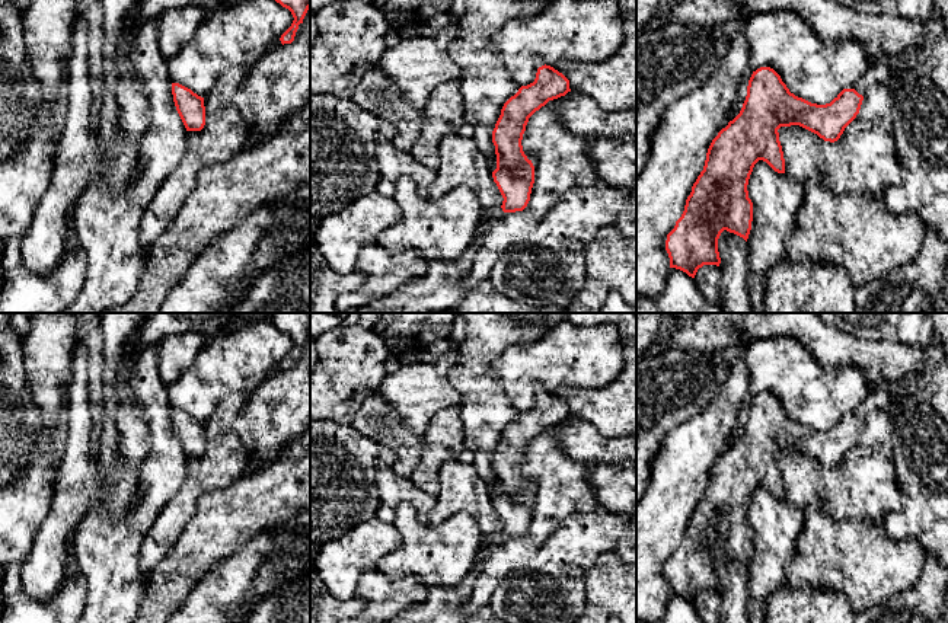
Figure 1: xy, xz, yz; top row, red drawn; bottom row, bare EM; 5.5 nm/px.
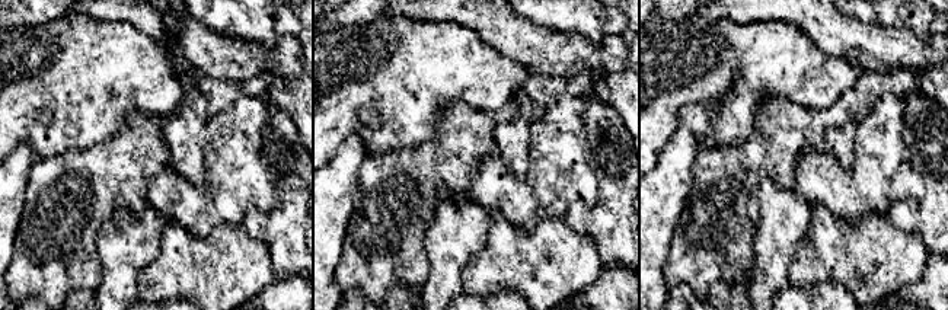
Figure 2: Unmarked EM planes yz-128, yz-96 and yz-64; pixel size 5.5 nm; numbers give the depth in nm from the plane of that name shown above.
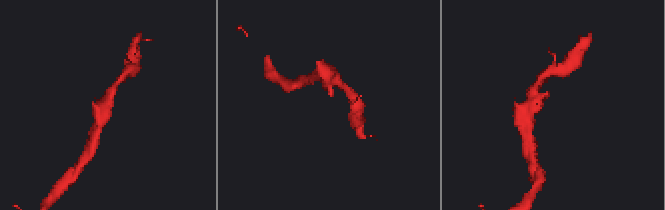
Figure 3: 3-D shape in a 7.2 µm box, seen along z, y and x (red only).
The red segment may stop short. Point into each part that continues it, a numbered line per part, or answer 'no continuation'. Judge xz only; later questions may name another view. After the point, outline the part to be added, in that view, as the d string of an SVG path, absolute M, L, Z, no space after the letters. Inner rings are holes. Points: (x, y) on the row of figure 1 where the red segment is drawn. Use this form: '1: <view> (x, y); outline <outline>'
1: xz (490, 214); outline M501 207L483 210L483 214L481 217L481 224L478 227L478 234L482 236L489 229L489 223L495 218L502 217L504 214L505 213L502 211Z

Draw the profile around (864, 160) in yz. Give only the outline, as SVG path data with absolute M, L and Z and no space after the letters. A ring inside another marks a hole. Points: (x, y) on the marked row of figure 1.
M877 83L868 87L859 114L834 143L824 141L799 125L781 127L778 132L785 159L785 173L801 185L815 179L834 194L868 194L881 199L887 186L903 185L906 178L906 167L900 163L896 150L894 114L890 84Z

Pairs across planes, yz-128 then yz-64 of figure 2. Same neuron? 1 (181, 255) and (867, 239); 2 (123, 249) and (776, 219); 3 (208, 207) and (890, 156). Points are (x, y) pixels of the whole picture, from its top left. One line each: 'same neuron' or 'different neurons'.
1: same neuron
2: same neuron
3: same neuron

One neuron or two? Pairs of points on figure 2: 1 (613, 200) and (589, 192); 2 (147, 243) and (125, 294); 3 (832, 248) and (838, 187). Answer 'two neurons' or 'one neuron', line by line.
1: two neurons
2: one neuron
3: two neurons

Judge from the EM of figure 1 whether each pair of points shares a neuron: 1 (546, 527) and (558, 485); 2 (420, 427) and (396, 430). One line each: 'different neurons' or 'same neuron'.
1: same neuron
2: different neurons

